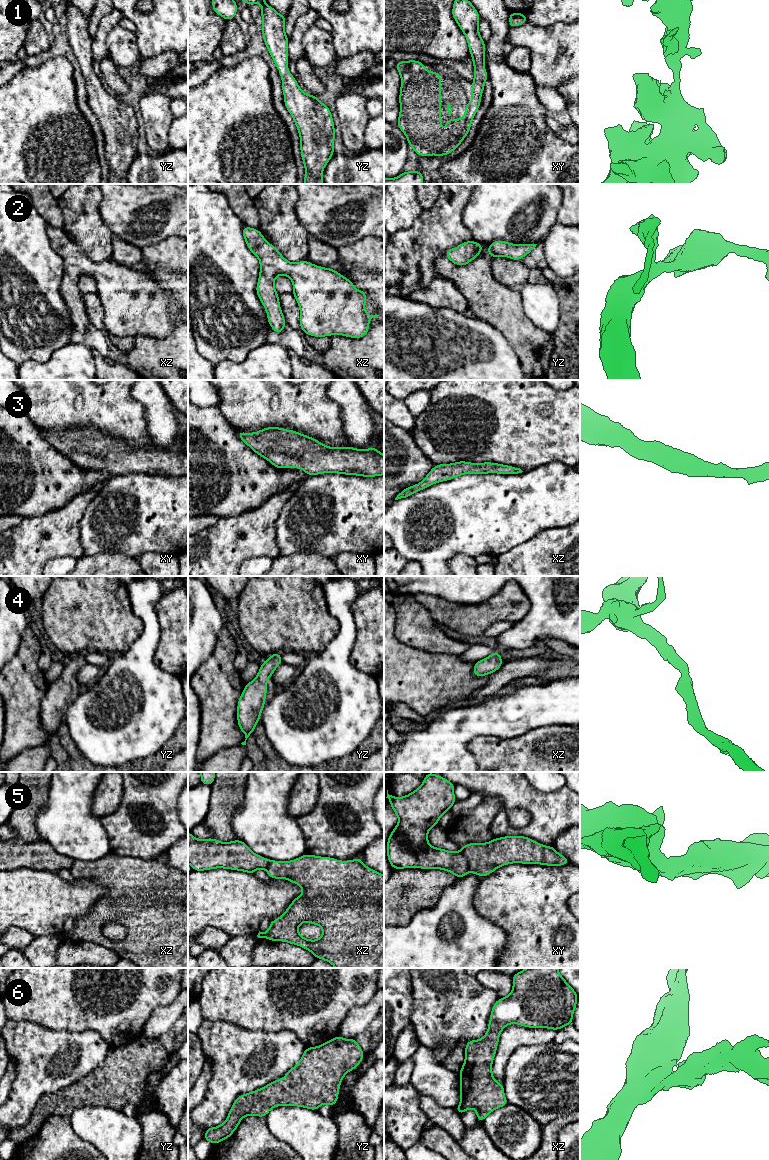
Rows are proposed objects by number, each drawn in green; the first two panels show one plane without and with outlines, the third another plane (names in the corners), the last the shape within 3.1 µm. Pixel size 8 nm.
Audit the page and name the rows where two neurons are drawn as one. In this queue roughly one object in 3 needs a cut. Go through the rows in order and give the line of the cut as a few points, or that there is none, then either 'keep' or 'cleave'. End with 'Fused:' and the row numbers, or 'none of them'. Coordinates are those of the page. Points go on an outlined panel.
1: cut none; keep
2: cut none; keep
3: cut none; keep
4: cut none; keep
5: cut xy (460, 850), (466, 859), (468, 871); cleave
6: cut none; keep
Fused: 5

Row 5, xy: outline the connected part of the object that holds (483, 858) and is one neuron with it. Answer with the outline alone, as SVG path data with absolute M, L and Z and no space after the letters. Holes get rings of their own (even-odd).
M504 836L494 838L487 843L468 843L461 847L468 862L468 872L476 873L484 878L501 866L513 863L540 864L547 866L563 866L570 863L569 859L559 854L553 846L543 846L526 836Z

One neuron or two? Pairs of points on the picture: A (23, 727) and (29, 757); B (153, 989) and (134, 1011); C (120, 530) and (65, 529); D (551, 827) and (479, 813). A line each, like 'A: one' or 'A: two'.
A: two
B: one
C: two
D: two

